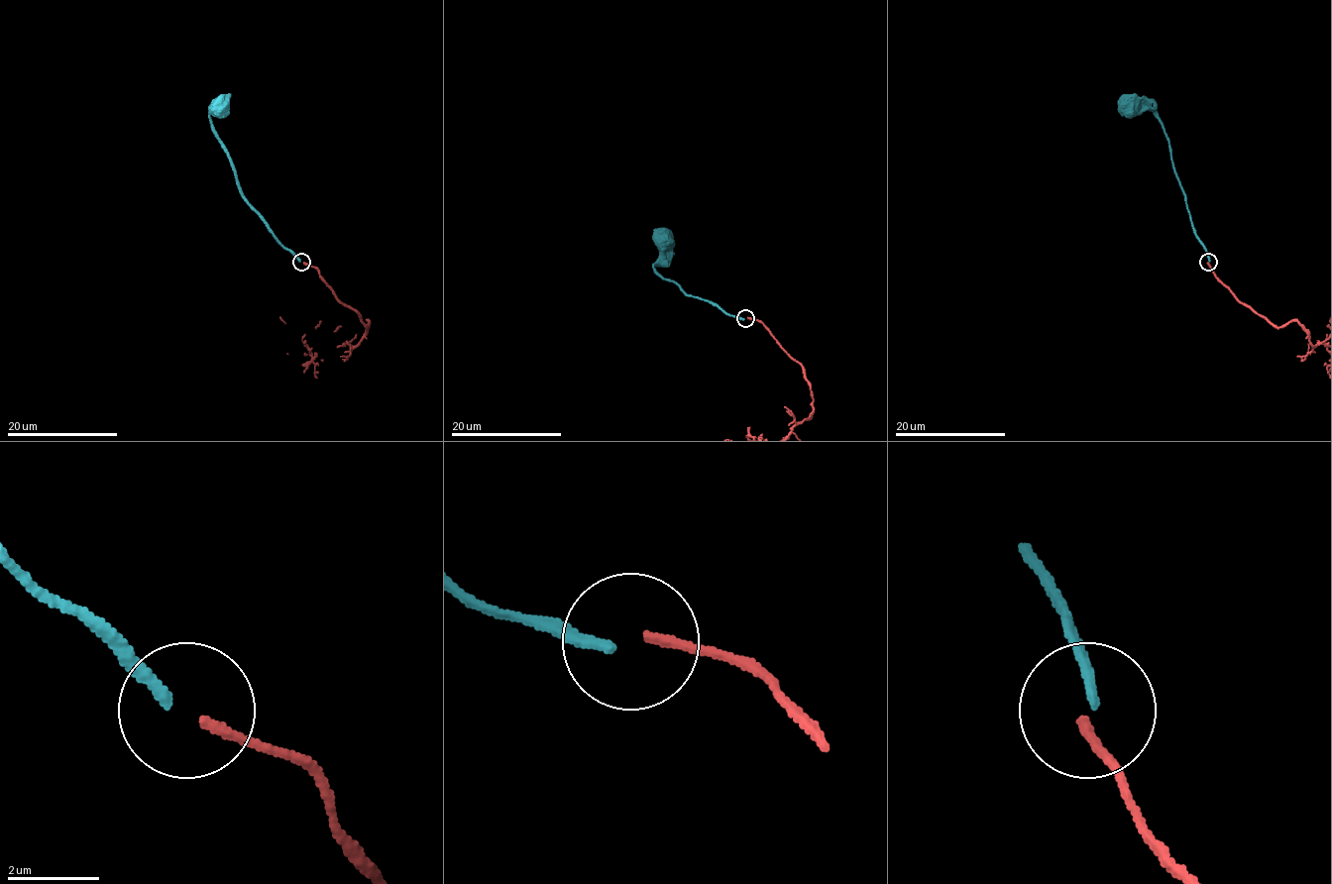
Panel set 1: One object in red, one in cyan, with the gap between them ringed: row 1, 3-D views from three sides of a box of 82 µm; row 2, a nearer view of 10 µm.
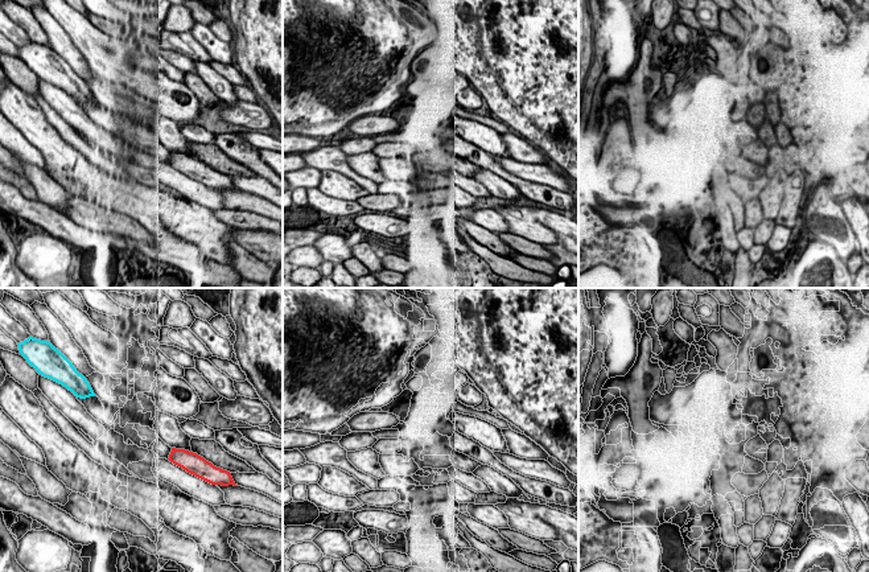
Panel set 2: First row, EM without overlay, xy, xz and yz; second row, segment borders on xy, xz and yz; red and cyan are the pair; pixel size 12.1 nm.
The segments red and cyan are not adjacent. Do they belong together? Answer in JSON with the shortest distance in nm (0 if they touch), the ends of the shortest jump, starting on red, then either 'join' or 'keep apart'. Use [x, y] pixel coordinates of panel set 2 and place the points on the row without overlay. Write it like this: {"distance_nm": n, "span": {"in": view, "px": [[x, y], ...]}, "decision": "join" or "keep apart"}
{"distance_nm": 1150, "span": {"in": "xy", "px": [[172, 152], [95, 99]]}, "decision": "keep apart"}

